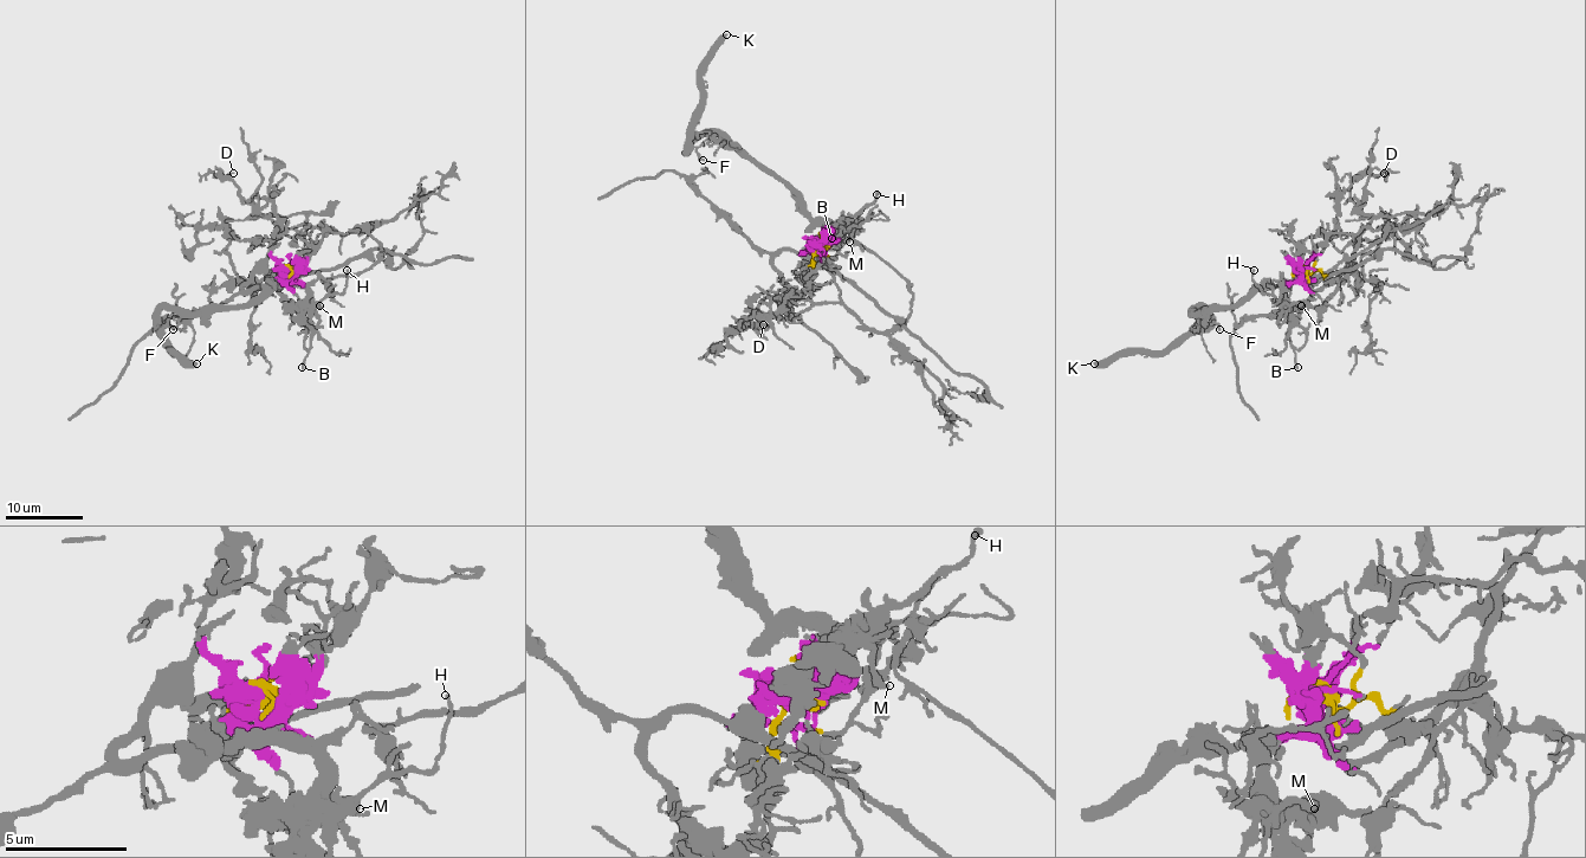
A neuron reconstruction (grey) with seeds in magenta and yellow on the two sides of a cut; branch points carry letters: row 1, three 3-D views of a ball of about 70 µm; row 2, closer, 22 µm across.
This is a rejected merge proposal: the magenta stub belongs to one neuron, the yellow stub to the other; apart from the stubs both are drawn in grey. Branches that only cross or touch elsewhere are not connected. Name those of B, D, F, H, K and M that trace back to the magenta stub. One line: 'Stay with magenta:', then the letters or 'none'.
Stay with magenta: B, F, H, K, M

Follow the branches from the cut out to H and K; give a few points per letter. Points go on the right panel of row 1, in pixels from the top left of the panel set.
H: (1303, 269), (1286, 289), (1286, 298), (1279, 302), (1261, 290), (1251, 277), (1253, 269)
K: (1303, 269), (1288, 283), (1255, 286), (1234, 305), (1210, 305), (1195, 329), (1160, 353), (1124, 353), (1094, 363)

